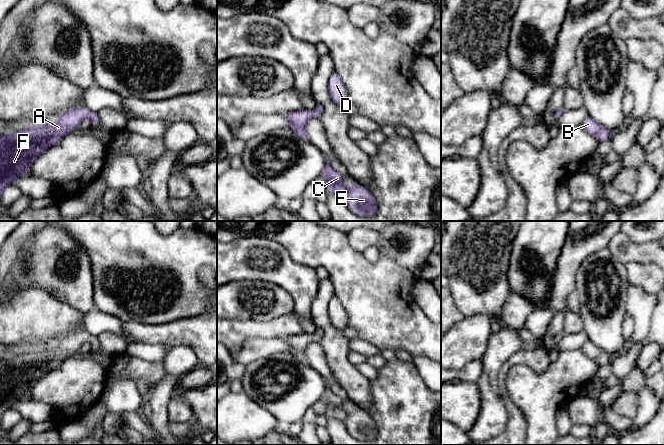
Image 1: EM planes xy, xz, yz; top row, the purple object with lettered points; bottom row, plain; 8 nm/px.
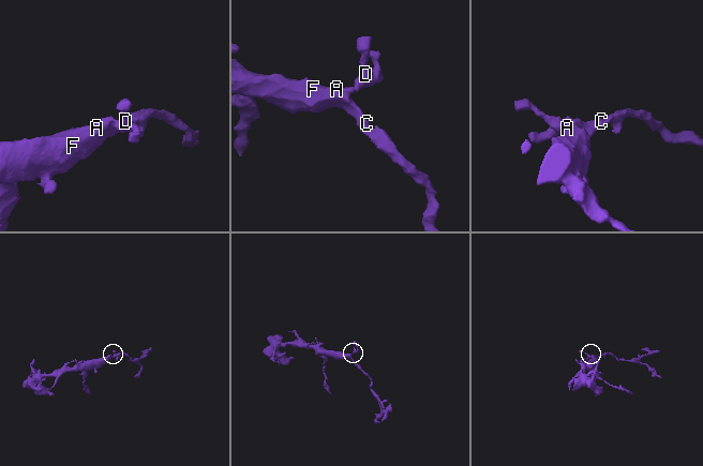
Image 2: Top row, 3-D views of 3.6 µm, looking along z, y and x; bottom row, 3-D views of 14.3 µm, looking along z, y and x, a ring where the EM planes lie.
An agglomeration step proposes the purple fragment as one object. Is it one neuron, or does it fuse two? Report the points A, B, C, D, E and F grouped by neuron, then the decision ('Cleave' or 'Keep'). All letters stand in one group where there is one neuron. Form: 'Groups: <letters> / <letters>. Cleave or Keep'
Groups: A B C D E F. Keep

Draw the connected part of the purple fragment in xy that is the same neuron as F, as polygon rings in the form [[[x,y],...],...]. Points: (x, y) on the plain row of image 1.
[[[80,330],[68,334],[53,346],[31,349],[0,360],[0,420],[15,403],[29,397],[32,386],[41,377],[80,351],[88,340],[91,351],[100,349],[98,336]]]

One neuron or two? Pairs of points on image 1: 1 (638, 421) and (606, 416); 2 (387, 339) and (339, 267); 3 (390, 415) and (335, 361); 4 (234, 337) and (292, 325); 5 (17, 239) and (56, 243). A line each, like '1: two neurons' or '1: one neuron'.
1: two neurons
2: one neuron
3: two neurons
4: one neuron
5: two neurons

